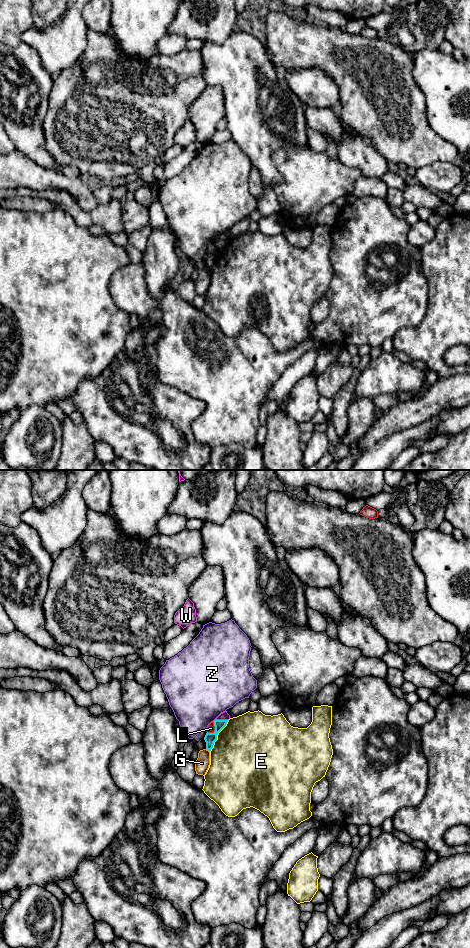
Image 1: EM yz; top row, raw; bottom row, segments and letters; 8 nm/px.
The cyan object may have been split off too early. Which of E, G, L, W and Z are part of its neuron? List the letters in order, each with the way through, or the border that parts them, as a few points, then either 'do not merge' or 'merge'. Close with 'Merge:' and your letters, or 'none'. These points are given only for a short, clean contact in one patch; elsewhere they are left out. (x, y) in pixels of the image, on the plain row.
E: do not merge
G: do not merge
L: do not merge
W: do not merge
Z: do not merge
Merge: none

